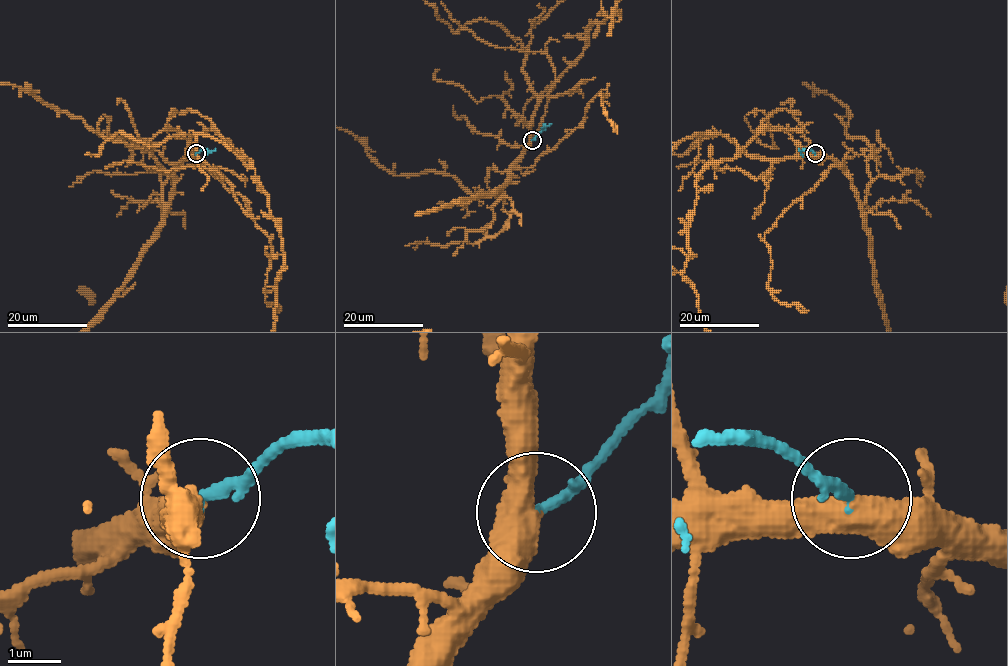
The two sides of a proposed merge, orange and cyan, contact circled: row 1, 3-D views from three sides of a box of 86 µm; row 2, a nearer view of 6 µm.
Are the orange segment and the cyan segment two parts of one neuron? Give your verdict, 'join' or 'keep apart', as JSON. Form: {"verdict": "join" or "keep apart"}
{"verdict": "join"}

